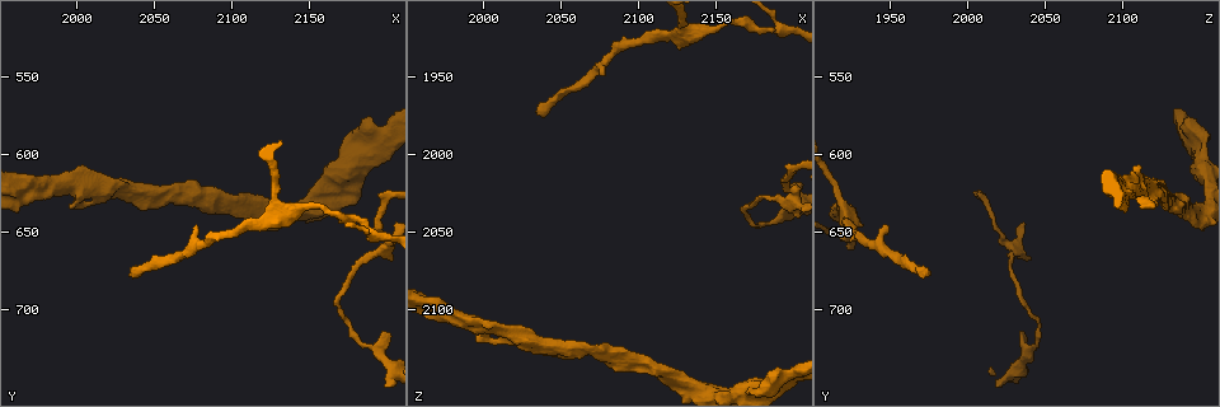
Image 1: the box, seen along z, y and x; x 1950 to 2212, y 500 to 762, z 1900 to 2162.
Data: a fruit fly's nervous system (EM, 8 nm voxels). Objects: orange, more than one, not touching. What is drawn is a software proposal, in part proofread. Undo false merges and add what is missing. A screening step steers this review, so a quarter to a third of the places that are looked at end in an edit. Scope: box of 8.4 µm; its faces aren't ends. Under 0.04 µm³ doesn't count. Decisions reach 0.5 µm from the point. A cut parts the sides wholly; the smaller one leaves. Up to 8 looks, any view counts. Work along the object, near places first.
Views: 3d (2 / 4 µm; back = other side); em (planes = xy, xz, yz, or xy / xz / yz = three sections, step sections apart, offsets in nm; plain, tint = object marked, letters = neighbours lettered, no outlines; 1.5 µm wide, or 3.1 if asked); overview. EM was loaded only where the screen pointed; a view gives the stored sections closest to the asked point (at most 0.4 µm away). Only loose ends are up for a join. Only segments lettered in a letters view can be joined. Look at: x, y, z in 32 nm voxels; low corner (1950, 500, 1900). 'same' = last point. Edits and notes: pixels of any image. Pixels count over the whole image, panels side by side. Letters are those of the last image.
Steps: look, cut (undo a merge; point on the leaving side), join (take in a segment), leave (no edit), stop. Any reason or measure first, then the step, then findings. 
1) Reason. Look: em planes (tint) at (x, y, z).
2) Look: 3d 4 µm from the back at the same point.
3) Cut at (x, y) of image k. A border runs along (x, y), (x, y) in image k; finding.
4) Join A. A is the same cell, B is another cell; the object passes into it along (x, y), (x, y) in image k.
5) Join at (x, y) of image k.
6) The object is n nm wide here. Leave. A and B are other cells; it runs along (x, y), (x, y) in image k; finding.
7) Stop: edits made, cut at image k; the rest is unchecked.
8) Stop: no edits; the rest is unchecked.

An open end. Look: em planes (letters) at (2034, 678, 1974).

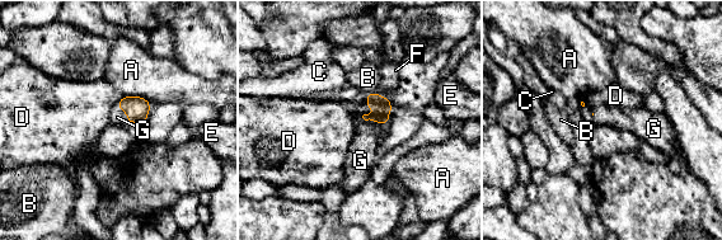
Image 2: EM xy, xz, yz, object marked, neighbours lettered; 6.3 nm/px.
Join G. G is the same cell, A, B, C, D, E and F are other cells; the cell continues.

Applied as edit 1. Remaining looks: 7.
Thick turns thin. Look: em yz step 8 (tint) at (2194, 724, 2038).

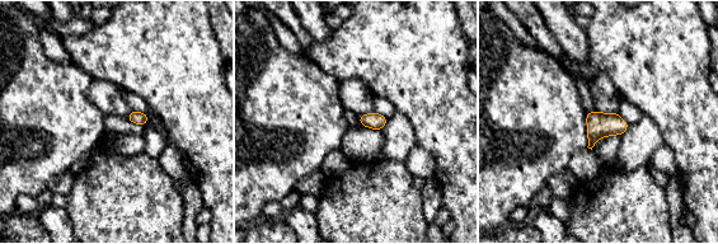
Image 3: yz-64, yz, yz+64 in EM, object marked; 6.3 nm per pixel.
Look: em planes (letters) at the same point.

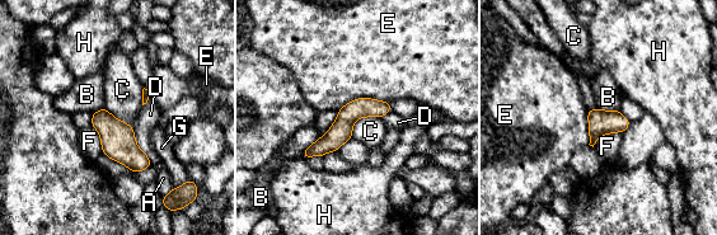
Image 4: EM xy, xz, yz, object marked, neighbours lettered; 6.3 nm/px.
The object is 140 nm wide here. Leave. A, B, C, D, E, F, G and H are other cells; it runs along (387, 106), (360, 108), (307, 154) in image 4; one cell here.

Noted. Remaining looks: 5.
Stop: edits made, join at image 2; the rest is unchecked.

